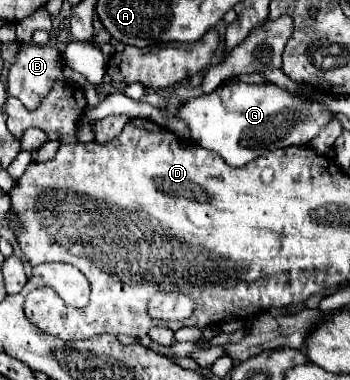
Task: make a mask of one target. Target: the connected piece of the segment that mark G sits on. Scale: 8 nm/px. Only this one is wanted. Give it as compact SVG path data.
M233 79L233 81L223 83L219 89L215 89L209 95L201 95L201 97L193 97L193 99L183 101L177 107L175 117L181 119L189 127L189 131L191 131L189 139L195 145L201 145L209 151L219 153L233 167L241 167L241 165L249 163L251 159L255 159L267 151L275 151L275 149L291 147L291 145L307 145L319 133L319 129L323 125L327 125L327 121L331 119L331 113L321 111L321 107L317 103L309 103L309 101L303 101L299 97L293 97L285 89L277 87L275 83L271 83L271 85L249 85L249 83L243 83L239 79Z

